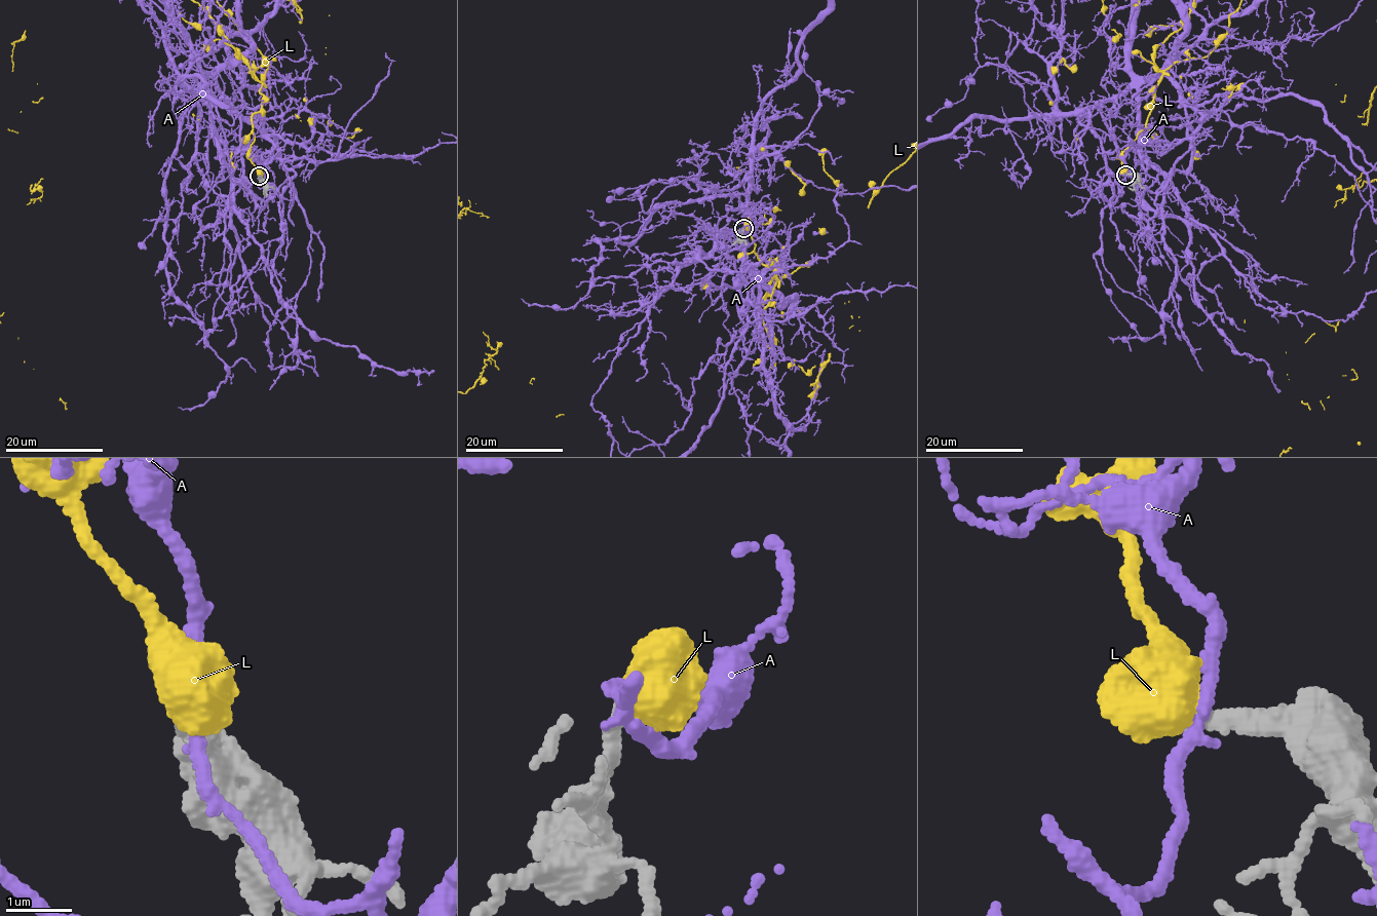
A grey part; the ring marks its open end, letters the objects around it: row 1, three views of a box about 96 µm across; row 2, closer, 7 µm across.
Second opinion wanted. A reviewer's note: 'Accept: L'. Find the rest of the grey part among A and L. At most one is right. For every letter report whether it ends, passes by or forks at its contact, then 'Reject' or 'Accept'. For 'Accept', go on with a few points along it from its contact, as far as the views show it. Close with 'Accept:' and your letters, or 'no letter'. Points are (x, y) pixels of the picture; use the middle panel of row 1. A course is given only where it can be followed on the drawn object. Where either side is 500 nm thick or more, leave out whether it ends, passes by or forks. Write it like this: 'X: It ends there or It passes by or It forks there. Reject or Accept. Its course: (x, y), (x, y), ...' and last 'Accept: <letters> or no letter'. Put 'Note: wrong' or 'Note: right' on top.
Note: wrong
A: It passes by. Reject
L: Reject
Accept: no letter

